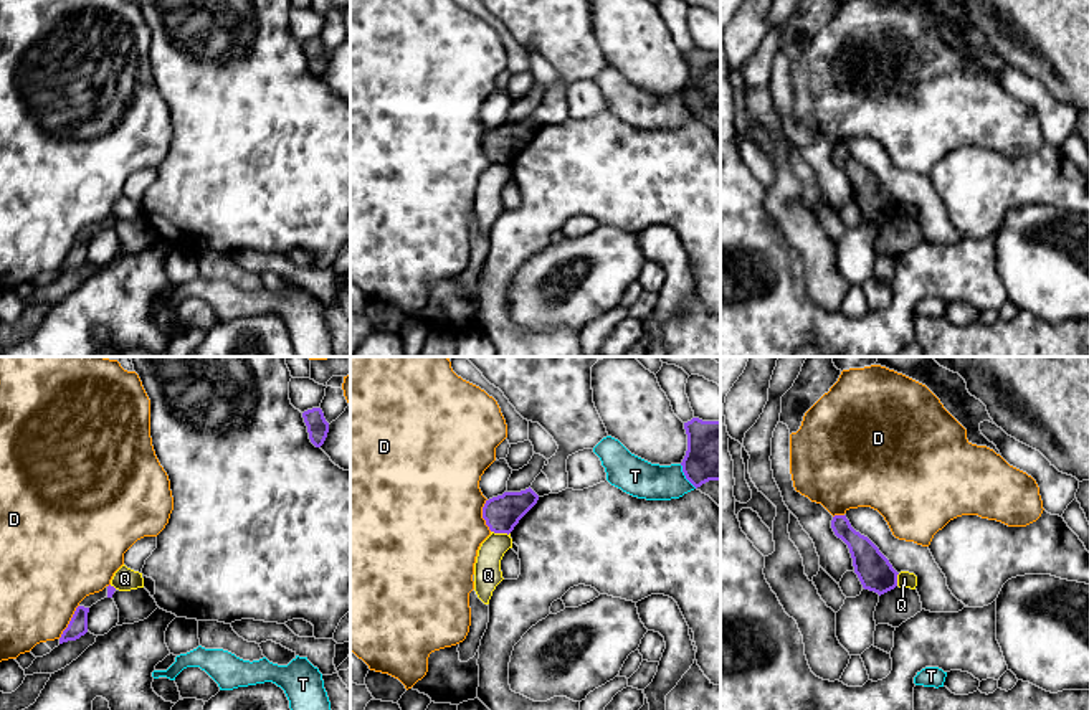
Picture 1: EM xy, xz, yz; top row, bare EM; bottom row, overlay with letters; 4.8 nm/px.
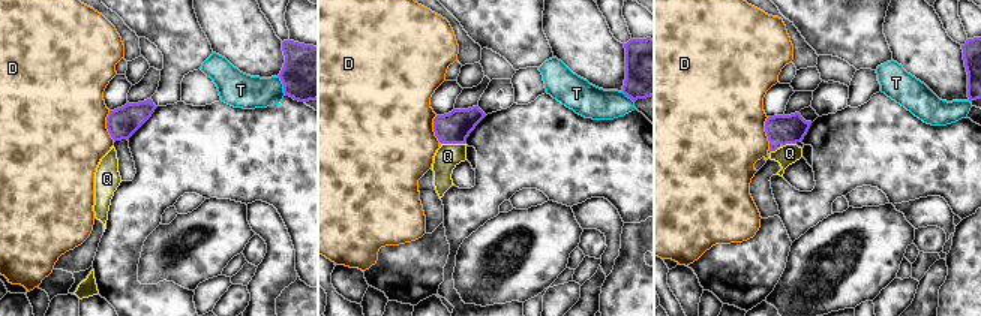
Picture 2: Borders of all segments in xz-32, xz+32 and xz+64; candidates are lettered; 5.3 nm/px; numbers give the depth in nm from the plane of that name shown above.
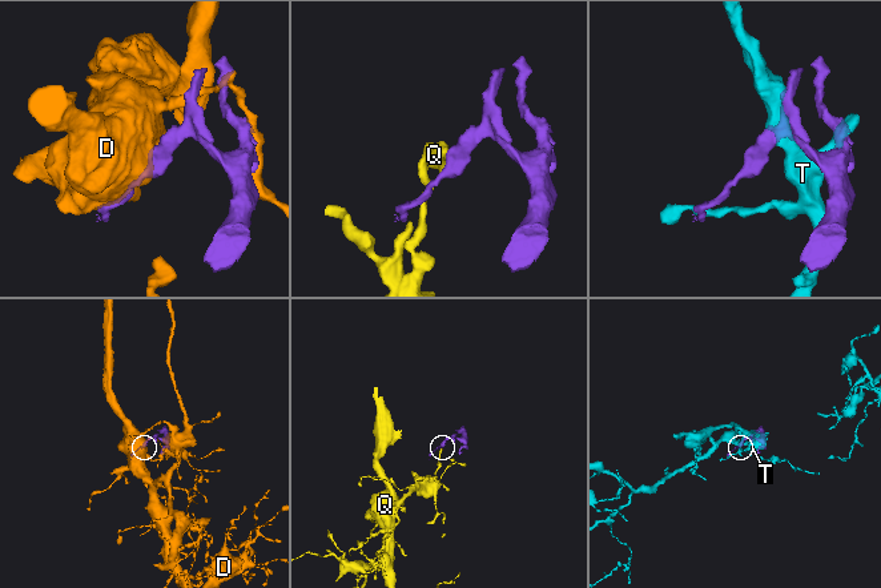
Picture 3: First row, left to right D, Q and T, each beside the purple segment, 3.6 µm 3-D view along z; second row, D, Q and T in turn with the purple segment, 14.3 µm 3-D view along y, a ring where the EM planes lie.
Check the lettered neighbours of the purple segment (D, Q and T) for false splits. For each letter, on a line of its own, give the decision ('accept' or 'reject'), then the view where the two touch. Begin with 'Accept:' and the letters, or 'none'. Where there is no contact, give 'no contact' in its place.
Accept: none
D: reject; meets purple in xy
Q: reject; meets purple in xz
T: reject; meets purple in xz

